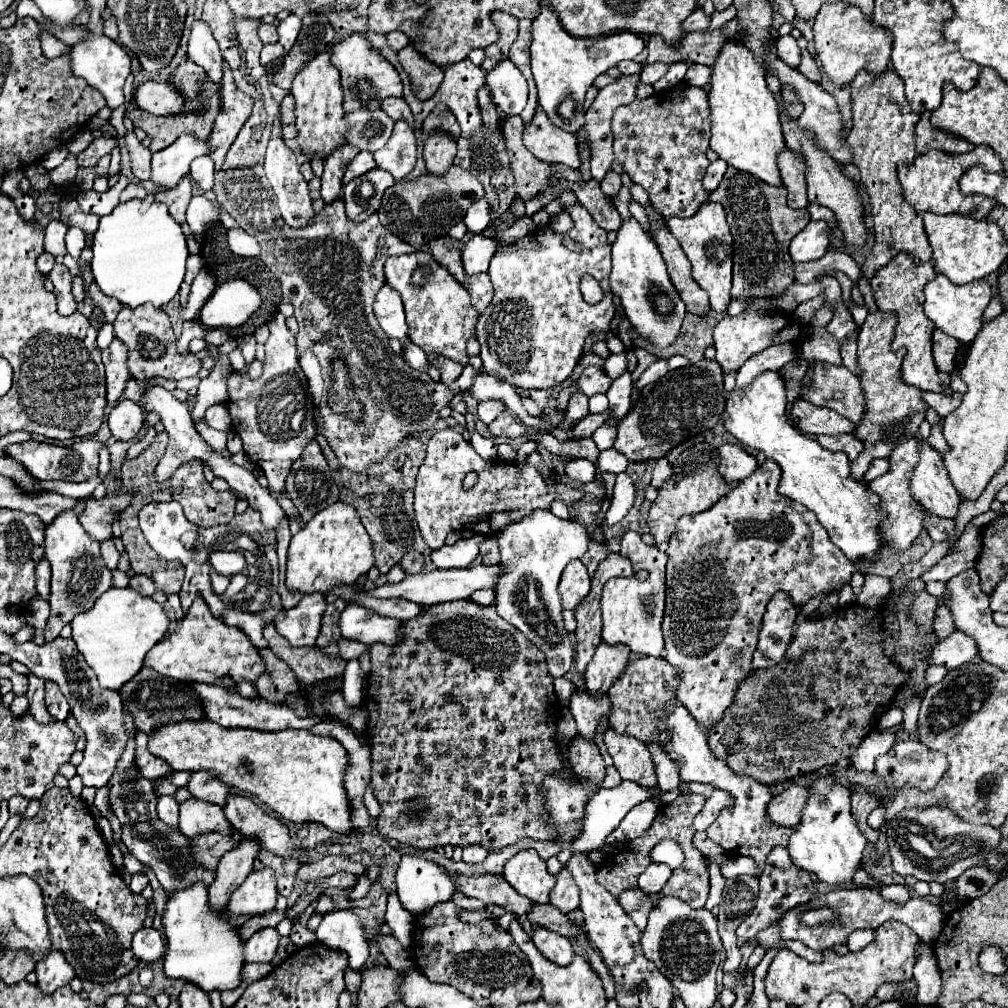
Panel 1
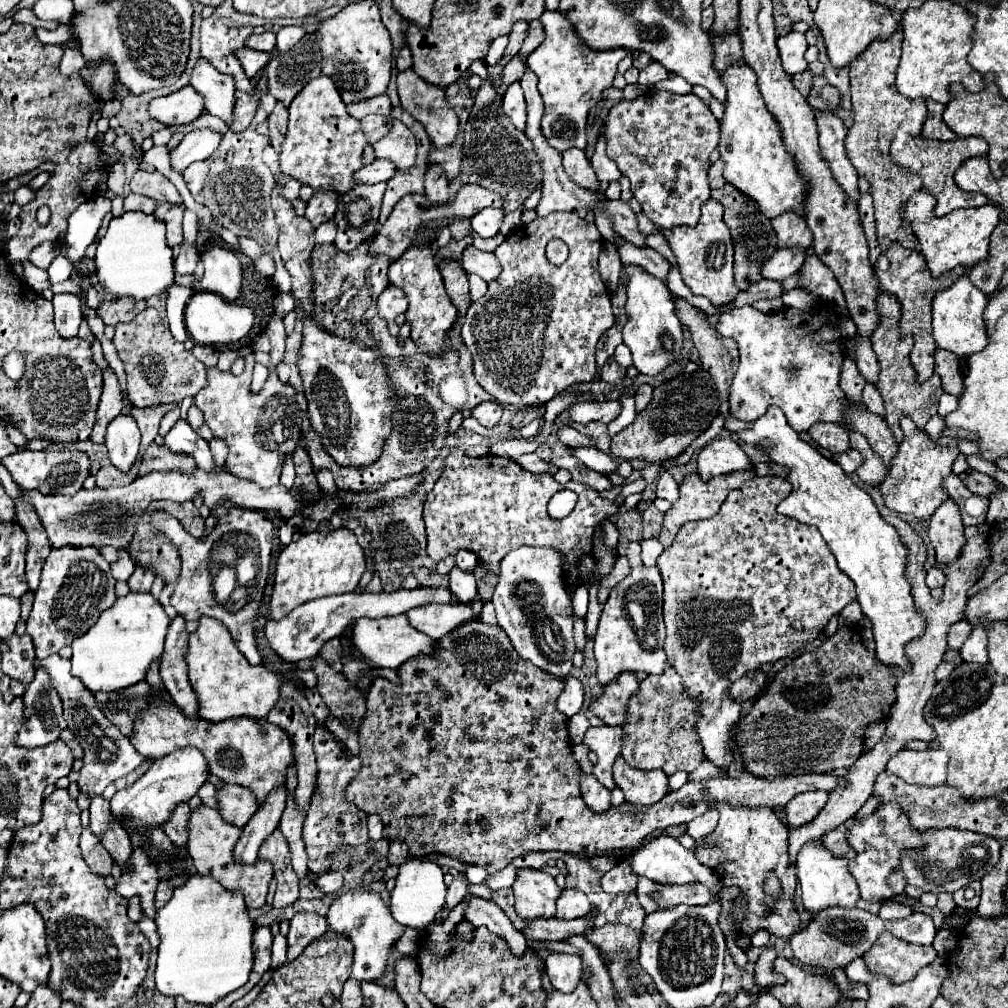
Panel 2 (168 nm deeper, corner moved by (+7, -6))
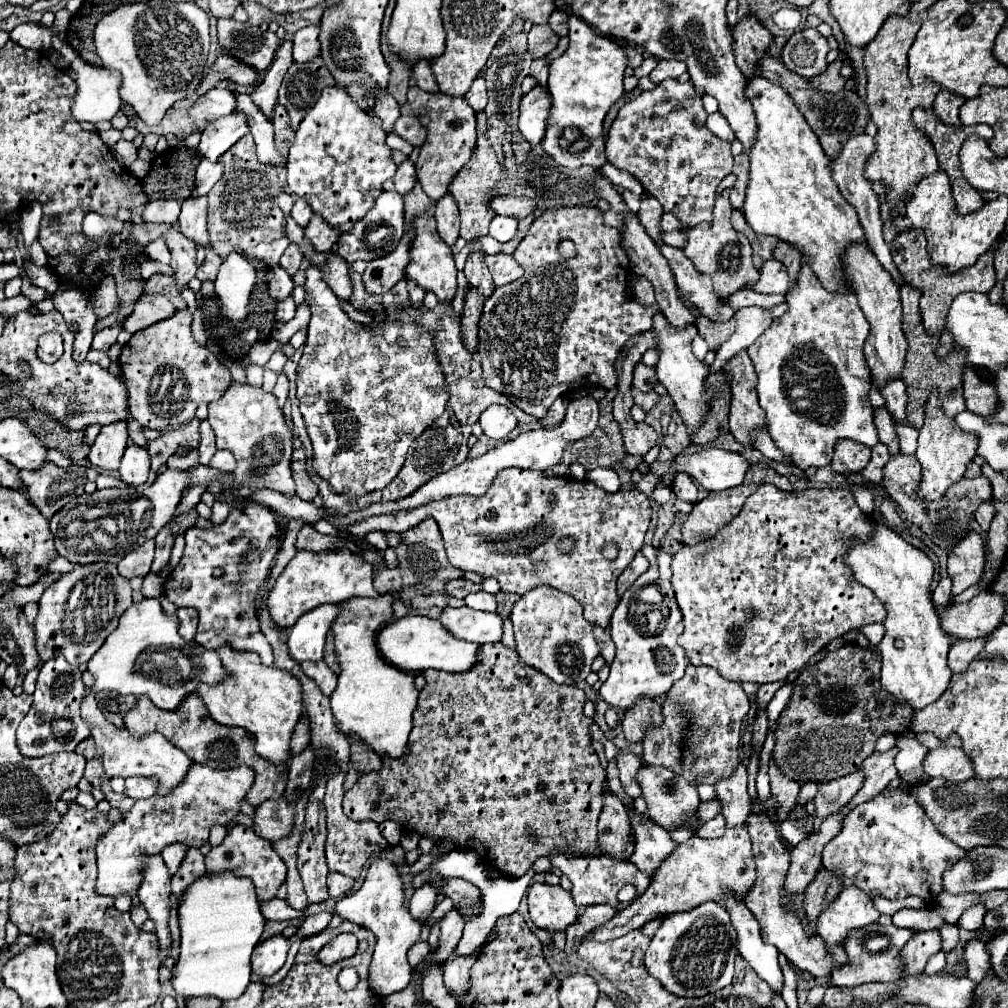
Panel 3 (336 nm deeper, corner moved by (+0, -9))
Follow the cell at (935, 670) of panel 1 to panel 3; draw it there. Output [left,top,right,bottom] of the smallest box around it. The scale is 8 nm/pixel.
[948,638,986,674]

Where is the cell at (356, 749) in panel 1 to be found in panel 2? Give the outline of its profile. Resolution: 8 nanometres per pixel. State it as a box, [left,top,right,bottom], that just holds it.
[303,725,369,873]

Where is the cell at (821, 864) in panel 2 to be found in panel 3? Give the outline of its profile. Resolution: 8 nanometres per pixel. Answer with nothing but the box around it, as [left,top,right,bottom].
[816,886,880,944]

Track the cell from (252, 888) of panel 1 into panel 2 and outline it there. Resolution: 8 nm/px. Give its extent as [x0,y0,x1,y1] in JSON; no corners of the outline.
[187,805,273,909]

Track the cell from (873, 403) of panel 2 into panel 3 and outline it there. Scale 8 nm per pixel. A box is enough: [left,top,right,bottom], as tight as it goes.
[892,418,918,454]

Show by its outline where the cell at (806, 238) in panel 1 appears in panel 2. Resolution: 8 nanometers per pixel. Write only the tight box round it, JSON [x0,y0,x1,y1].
[761,249,805,281]

